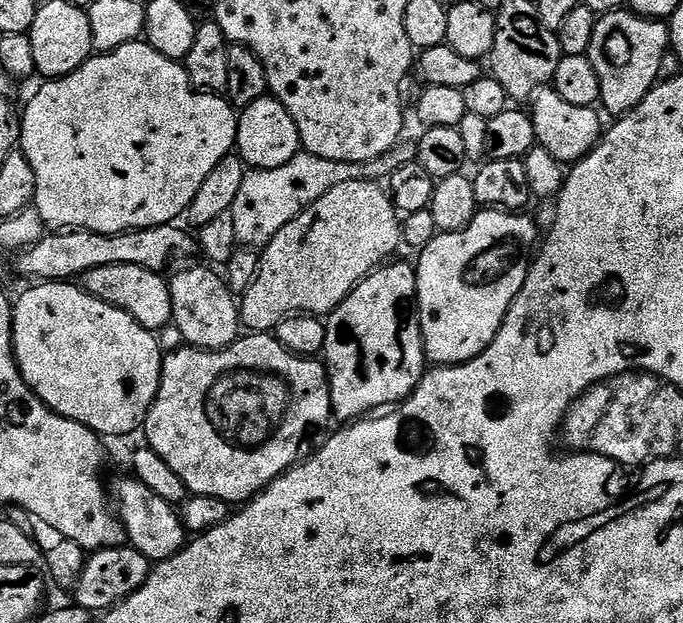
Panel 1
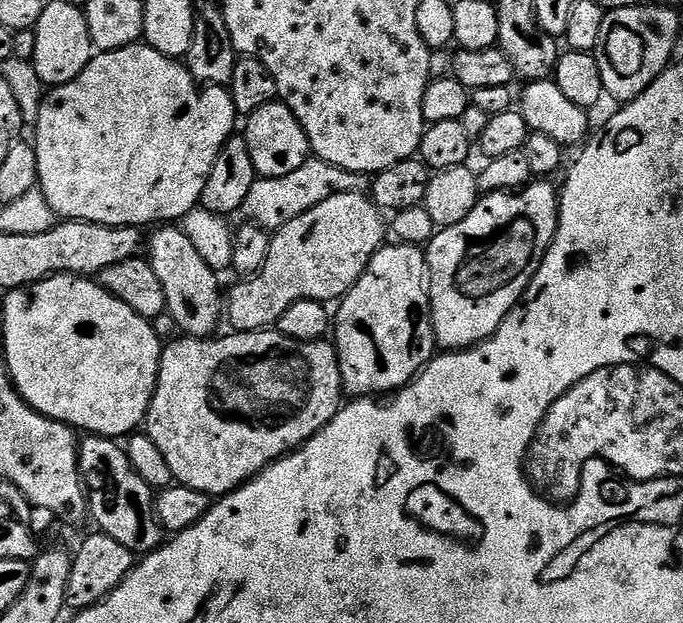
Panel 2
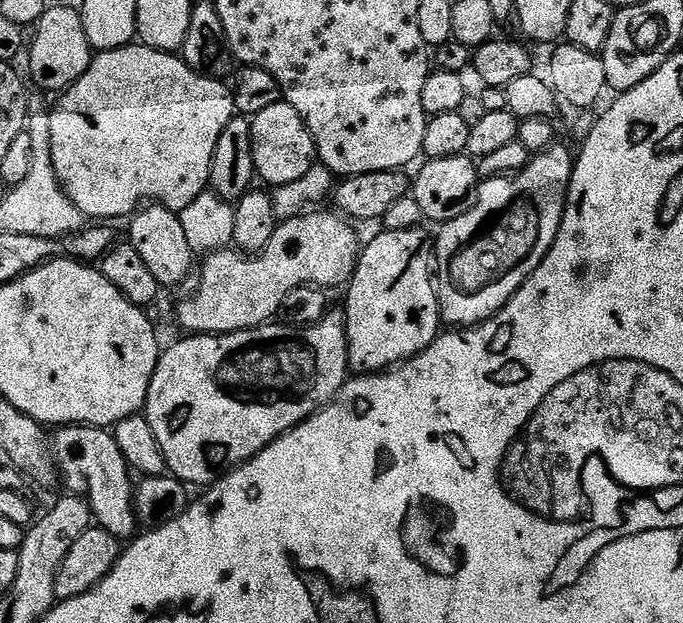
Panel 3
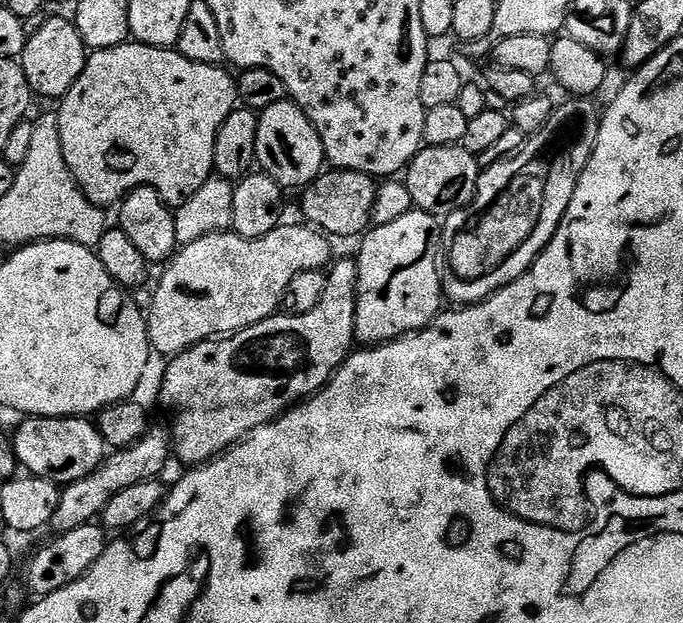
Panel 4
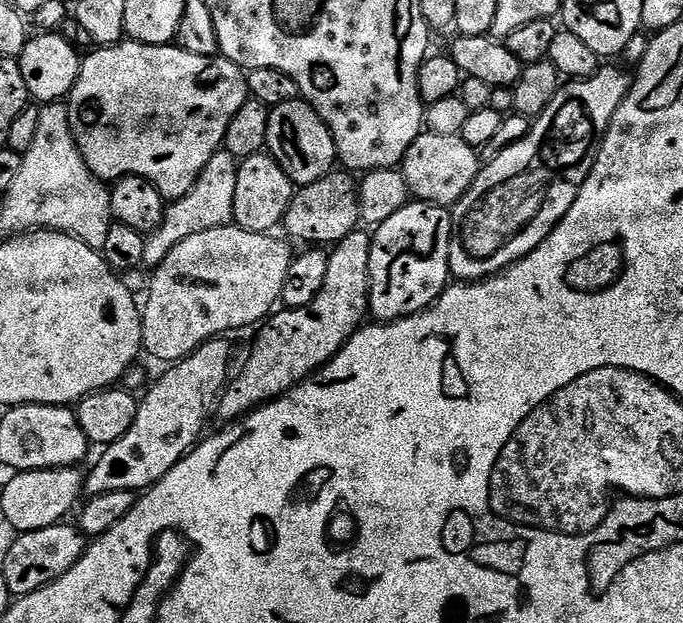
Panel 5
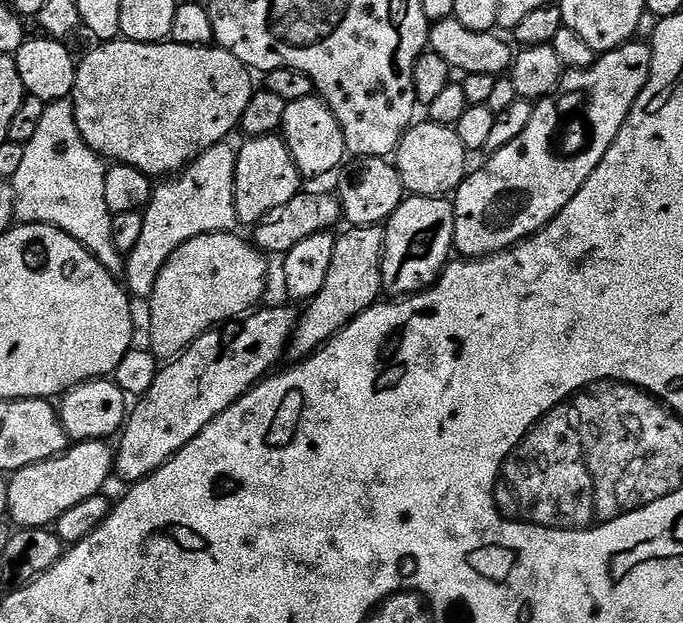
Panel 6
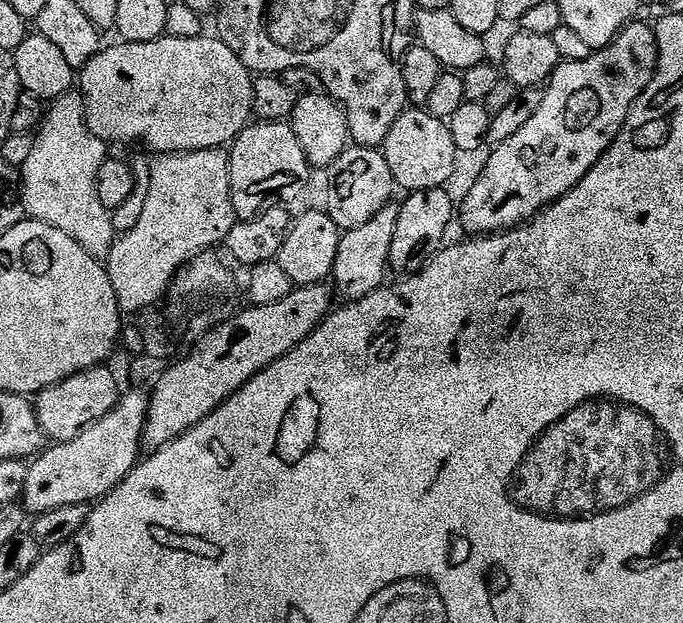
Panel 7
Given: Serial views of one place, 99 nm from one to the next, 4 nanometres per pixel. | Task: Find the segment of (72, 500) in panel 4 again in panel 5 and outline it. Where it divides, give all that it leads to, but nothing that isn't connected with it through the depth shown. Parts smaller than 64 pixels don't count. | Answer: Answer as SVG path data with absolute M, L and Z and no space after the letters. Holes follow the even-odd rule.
M217 338L205 340L199 348L194 349L184 360L175 361L169 372L164 372L152 384L152 389L143 397L139 397L134 414L134 422L118 442L107 445L104 452L96 460L92 469L87 469L84 477L84 492L89 497L98 494L110 494L110 490L126 490L139 493L141 490L153 488L183 456L187 456L201 439L200 431L208 420L208 396L219 397L230 380L228 363L232 360L232 348L227 339Z

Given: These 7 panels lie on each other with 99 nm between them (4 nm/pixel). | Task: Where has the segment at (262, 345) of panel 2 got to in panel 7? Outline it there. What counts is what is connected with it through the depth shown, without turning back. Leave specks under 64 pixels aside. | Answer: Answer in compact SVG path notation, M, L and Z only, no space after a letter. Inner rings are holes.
M389 202L382 210L378 210L378 214L374 214L374 218L370 218L370 222L341 235L338 258L334 258L330 280L335 291L345 296L345 301L351 302L369 296L385 283L384 268L386 272L389 267L390 246L394 242L394 230L398 228L399 213L400 204Z

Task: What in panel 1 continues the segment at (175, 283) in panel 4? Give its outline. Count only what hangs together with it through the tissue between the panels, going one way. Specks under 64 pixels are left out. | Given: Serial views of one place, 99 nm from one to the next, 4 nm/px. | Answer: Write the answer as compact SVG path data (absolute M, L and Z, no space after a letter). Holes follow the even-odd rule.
M364 180L335 186L275 234L273 240L262 249L254 286L243 292L239 301L240 322L249 333L271 333L290 314L327 317L355 290L356 285L389 258L395 257L392 255L396 247L399 249L402 244L402 220L391 195L380 188L379 183Z

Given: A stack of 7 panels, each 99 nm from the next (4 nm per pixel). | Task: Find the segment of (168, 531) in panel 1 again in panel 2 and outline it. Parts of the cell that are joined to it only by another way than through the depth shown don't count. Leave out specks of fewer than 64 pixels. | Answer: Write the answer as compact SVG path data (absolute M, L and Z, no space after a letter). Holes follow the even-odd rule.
M85 435L79 441L80 479L86 489L86 508L95 527L105 532L114 542L122 542L133 554L147 554L159 548L166 539L163 526L156 517L154 489L130 466L130 458L115 439Z

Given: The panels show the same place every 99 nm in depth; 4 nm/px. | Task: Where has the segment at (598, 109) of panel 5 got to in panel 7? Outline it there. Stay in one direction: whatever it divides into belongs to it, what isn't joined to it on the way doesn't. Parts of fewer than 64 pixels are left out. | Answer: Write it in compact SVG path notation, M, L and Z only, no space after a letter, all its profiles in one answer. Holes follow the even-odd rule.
M633 22L627 24L615 38L612 43L607 44L604 48L598 48L593 51L592 55L582 58L581 60L564 60L556 67L551 80L548 81L543 89L544 97L542 98L542 106L538 106L538 111L534 113L534 118L530 118L530 122L526 122L526 126L522 126L522 130L518 130L518 134L514 134L514 138L506 138L506 142L495 145L491 149L492 153L488 156L488 161L484 164L484 169L480 172L480 177L473 182L468 188L468 193L464 196L464 201L458 204L458 224L465 228L465 233L471 234L473 237L487 236L493 232L506 232L510 228L516 228L524 221L532 219L537 212L544 211L549 204L563 198L567 192L574 190L574 186L578 186L578 182L582 182L582 178L586 178L586 174L598 162L598 158L602 158L602 154L614 142L614 138L622 130L622 126L626 122L626 118L630 114L630 110L634 106L634 102L646 90L646 86L652 81L652 75L656 72L656 29L651 23L640 24L641 22Z

